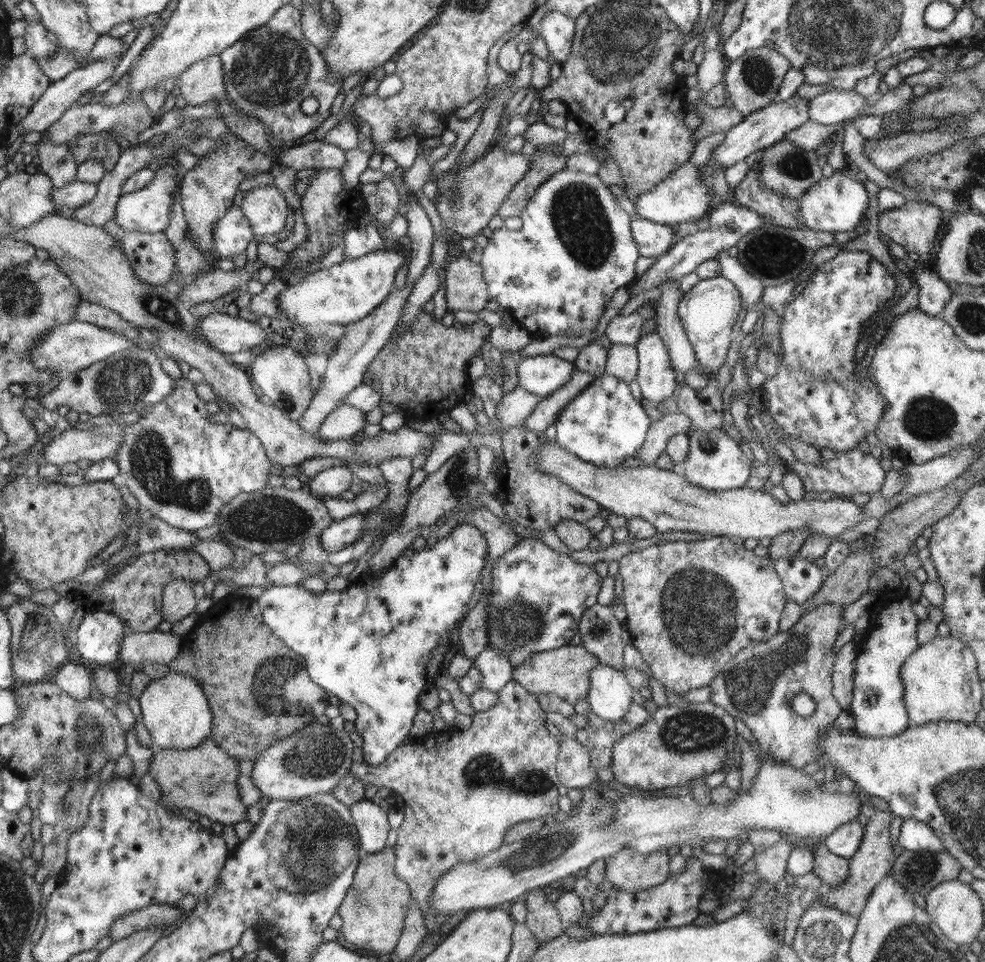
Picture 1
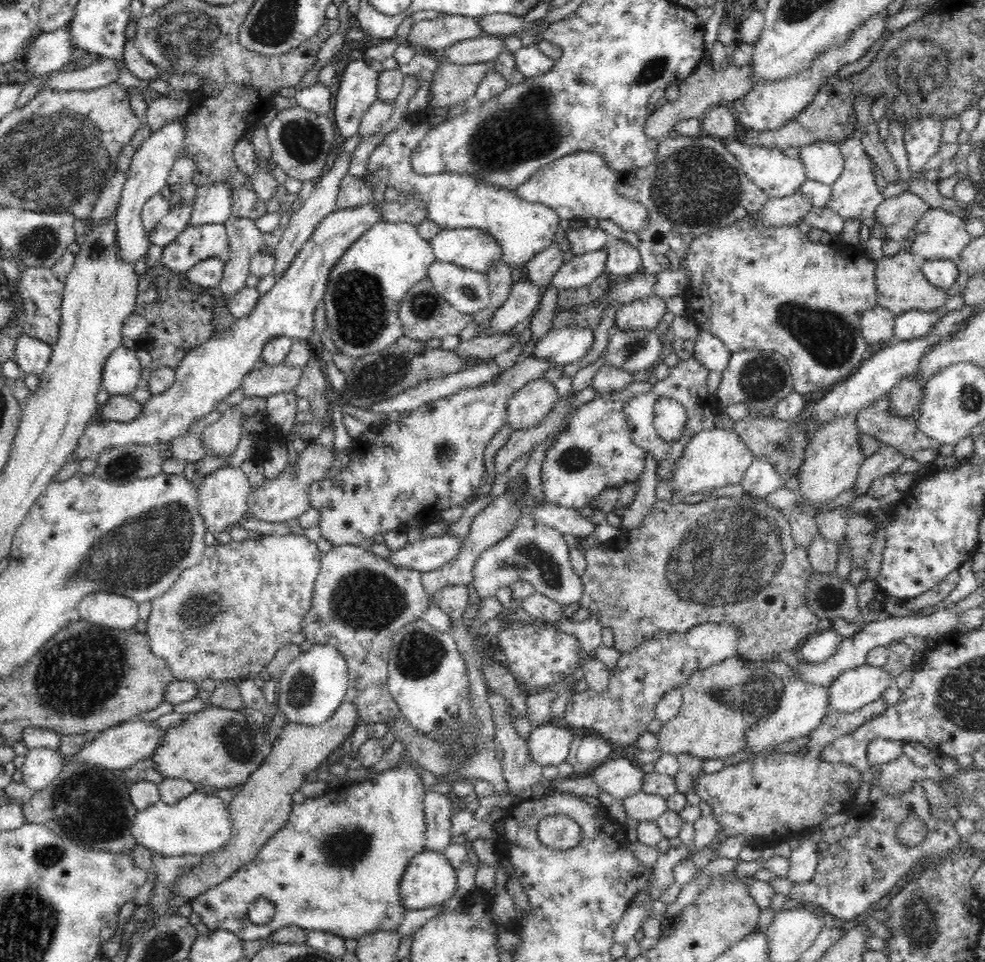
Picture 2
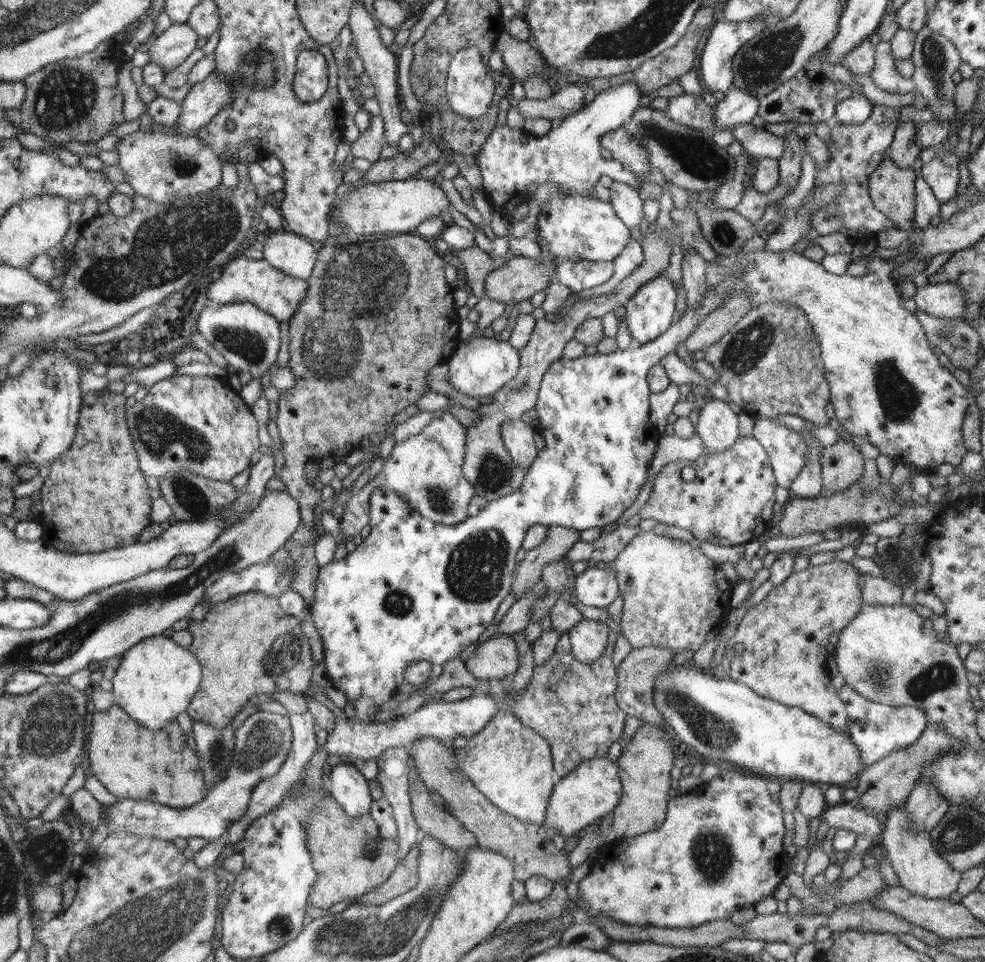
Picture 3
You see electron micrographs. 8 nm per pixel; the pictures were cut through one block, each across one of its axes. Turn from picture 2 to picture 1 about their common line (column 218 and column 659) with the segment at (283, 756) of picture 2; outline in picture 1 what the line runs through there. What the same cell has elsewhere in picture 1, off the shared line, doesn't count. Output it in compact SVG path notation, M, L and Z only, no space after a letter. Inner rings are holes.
M624 848L612 858L605 859L605 878L623 891L637 891L660 886L670 876L667 848L660 848L648 856L632 848Z

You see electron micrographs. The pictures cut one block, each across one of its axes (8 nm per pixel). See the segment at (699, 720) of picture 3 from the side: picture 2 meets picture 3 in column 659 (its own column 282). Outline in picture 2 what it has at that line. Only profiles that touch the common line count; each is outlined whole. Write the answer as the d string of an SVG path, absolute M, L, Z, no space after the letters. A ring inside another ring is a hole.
M313 645L301 652L284 670L278 682L280 691L276 708L286 715L288 723L322 724L344 702L349 687L346 658L334 646Z

